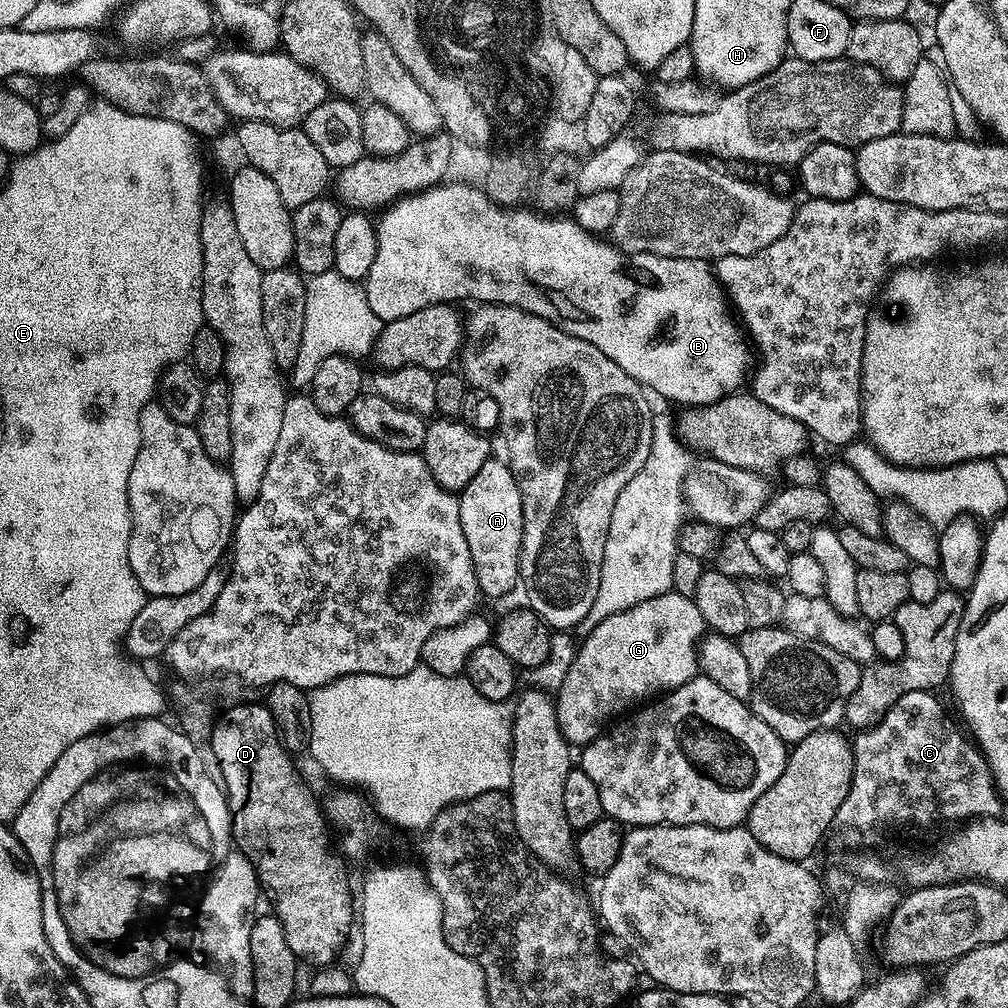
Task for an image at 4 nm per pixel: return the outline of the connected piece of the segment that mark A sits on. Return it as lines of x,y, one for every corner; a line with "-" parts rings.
490,458
470,478
470,482
459,493
462,534
466,534
466,546
474,558
474,572
480,591
487,596
504,596
517,591
520,584
520,551
524,533
524,511
522,494
512,469
503,459

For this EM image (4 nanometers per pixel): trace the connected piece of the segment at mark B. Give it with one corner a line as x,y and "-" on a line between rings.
441,182
434,188
427,188
424,192
414,192
410,196
400,197
394,204
379,213
380,221
377,219
374,224
376,227
376,257
374,266
370,266
370,274
363,285
364,293
368,295
370,302
370,310
374,310
378,319
387,322
406,318
414,314
414,310
422,310
426,306
460,302
456,300
480,300
476,302
481,305
509,304
526,310
538,318
546,318
566,334
590,342
590,346
598,346
598,350
602,350
602,354
606,354
610,362
618,362
618,366
622,366
622,370
626,370
626,374
630,374
630,378
638,381
649,393
657,392
658,395
665,396
666,399
673,400
676,404
688,404
684,406
714,404
717,400
735,393
739,389
736,387
743,380
745,383
744,356
740,353
739,342
732,340
732,328
728,325
723,306
720,305
722,289
714,275
713,265
709,261
694,258
666,258
649,252
629,254
607,239
587,232
571,218
561,218
556,214
537,214
535,211
527,212
526,209
527,207
524,206
496,204
484,193
483,187
476,185
475,188
471,182
463,184

